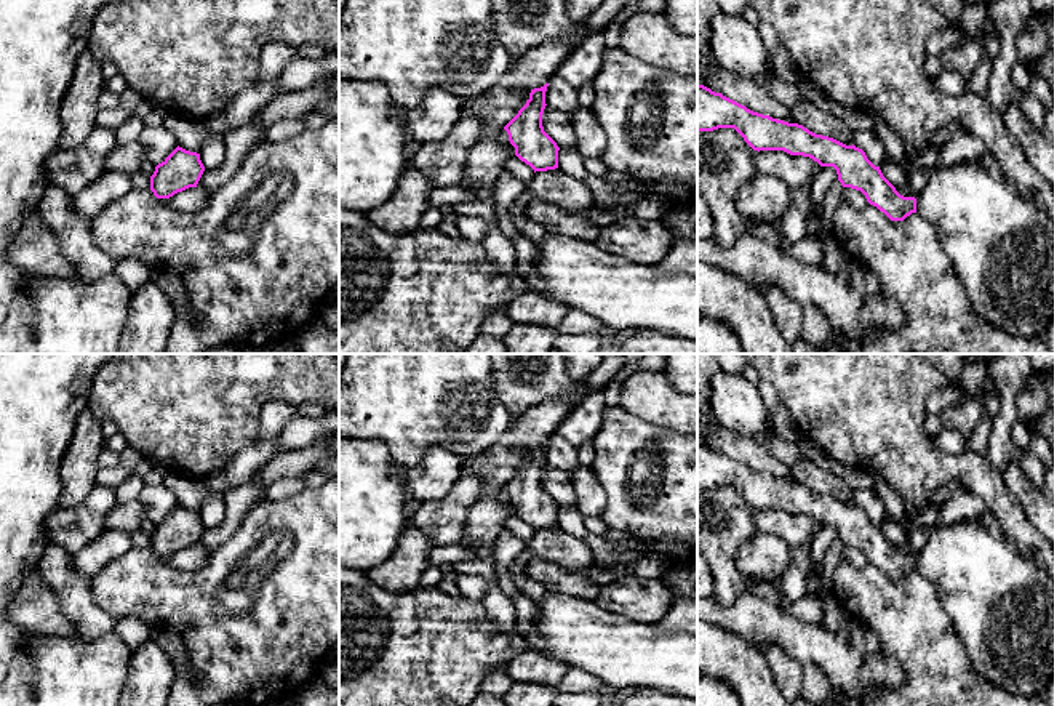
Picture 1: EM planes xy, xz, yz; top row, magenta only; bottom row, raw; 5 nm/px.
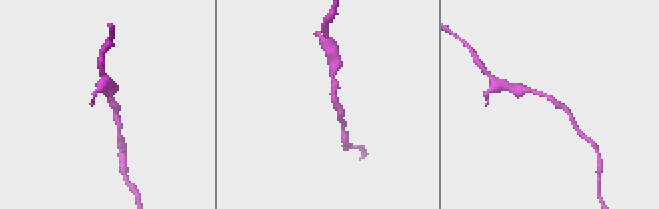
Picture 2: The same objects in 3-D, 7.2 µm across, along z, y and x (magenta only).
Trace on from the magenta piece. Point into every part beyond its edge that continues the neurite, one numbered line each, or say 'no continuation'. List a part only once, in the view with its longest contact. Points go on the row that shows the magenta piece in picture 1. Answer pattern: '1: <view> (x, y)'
no continuation

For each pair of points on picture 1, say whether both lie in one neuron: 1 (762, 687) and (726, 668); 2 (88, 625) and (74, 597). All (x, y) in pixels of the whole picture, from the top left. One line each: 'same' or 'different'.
1: same
2: same

